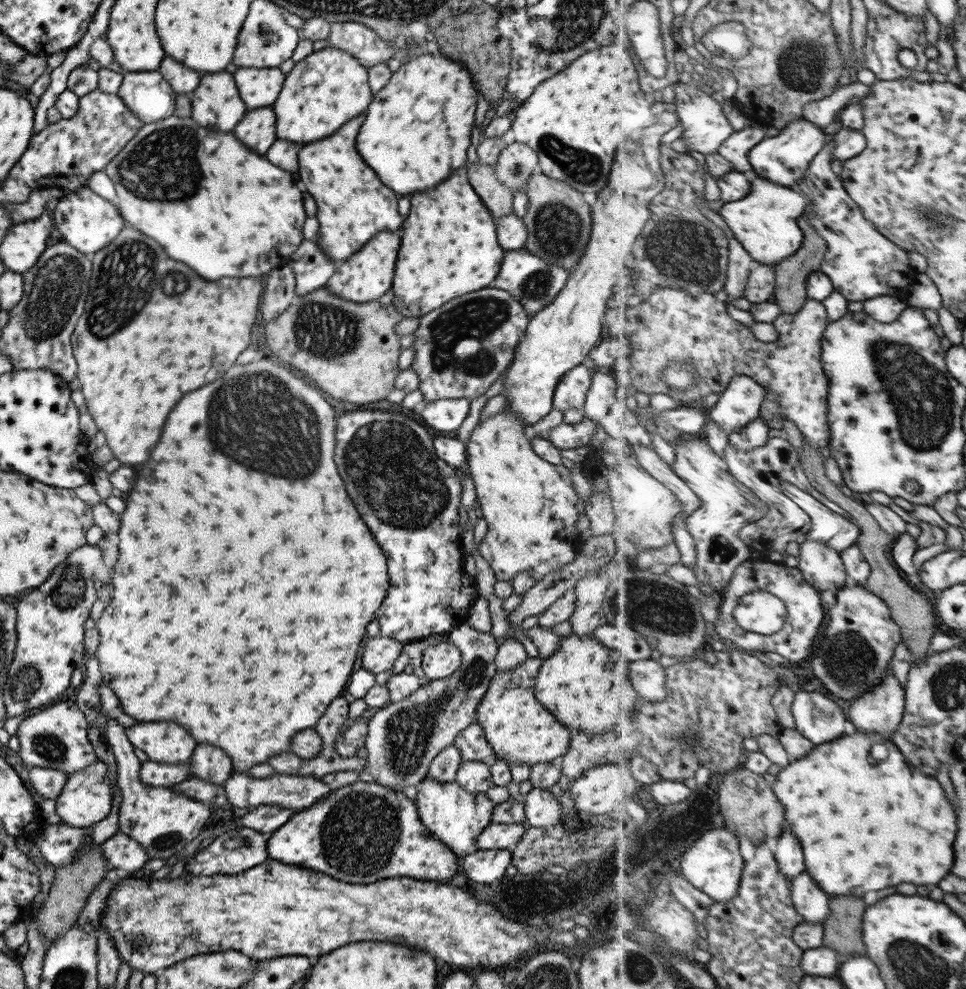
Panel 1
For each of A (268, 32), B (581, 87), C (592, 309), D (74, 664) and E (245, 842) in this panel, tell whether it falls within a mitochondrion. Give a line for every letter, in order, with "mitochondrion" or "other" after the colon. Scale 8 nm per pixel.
A: mitochondrion
B: other
C: other
D: other
E: other

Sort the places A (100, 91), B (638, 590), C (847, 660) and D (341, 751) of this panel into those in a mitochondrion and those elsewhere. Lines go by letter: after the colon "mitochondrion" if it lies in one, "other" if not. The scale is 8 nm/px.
A: other
B: mitochondrion
C: mitochondrion
D: other

